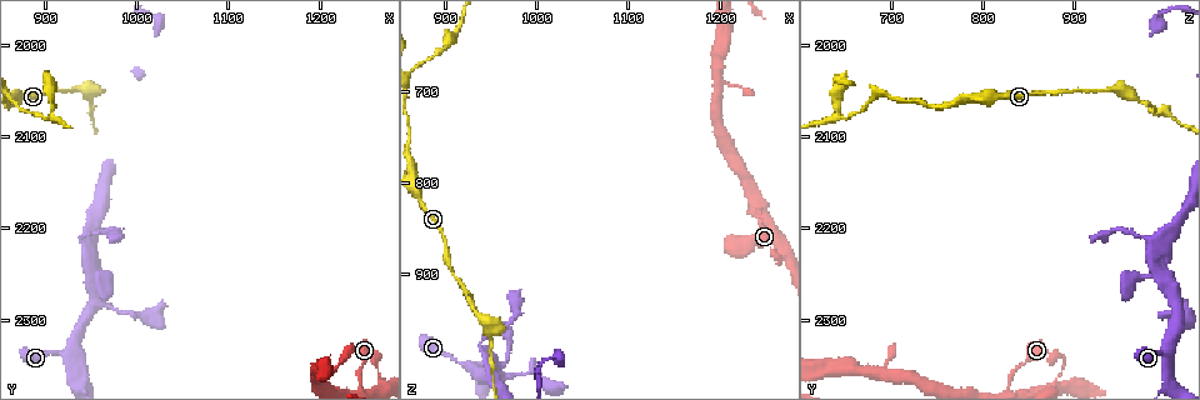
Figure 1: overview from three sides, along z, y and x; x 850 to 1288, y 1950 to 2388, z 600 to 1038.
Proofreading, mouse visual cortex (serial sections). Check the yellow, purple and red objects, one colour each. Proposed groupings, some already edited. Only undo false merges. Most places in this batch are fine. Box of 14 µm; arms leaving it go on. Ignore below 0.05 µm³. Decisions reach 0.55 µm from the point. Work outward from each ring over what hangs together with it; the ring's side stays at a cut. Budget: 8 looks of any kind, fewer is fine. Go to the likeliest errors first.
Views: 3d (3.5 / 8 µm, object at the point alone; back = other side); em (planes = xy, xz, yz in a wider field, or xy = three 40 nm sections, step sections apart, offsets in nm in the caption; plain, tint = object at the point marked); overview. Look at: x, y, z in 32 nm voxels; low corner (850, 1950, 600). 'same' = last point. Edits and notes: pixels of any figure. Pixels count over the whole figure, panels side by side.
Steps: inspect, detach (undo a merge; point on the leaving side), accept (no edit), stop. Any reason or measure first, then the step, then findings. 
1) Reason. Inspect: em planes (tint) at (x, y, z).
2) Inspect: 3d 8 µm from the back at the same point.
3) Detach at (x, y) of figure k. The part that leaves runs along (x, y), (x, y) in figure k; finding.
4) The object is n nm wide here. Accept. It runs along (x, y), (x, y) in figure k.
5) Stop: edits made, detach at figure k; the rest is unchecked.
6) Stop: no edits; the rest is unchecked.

Abrupt turn. Inspect: 3d 8 µm at (940, 2210, 970).

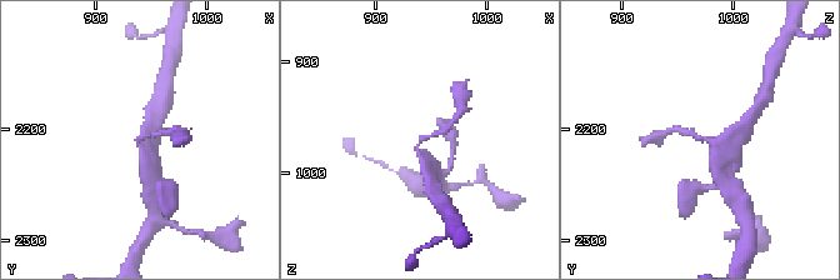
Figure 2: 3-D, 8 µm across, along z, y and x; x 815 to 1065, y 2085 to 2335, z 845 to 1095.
Closer look. Inspect: 3d 3.5 µm at (940, 2208, 970).

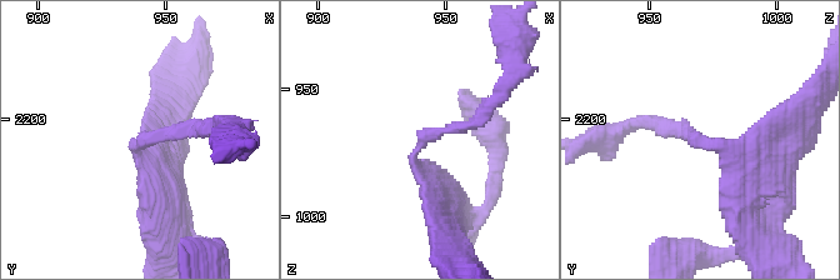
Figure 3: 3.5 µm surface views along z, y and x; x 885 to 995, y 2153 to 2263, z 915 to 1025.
Shape alone is not enough. Inspect: em xy step 5 (tint) at (941, 2208, 971).

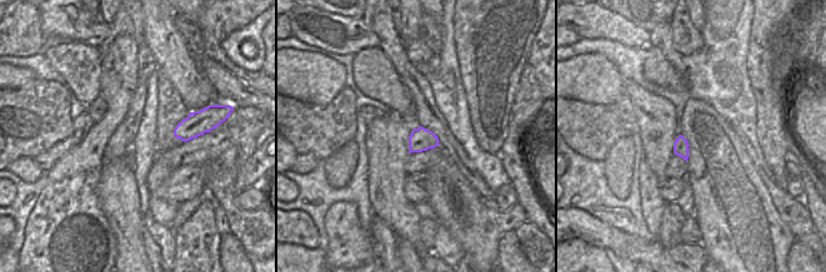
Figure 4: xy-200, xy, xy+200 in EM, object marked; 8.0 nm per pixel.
The arms are 150, 350 nm wide. Accept. It runs along (749, 191), (720, 145), (663, 126) in figure 3; all the same cell.

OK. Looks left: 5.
Two arms in line, one across. Inspect: 3d 8 µm at (905, 2075, 640).

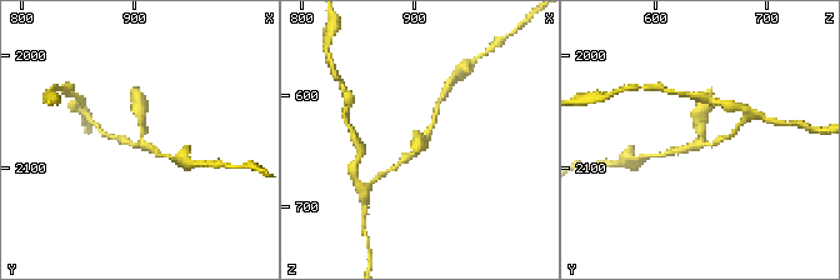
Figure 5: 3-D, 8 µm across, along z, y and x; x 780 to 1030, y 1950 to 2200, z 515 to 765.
Inspect: 3d 3.5 µm at (910, 2076, 642).

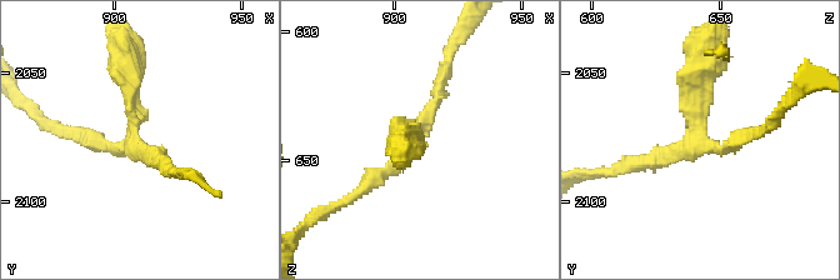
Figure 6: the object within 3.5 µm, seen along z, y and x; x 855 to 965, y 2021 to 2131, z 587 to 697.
Need the tissue. Inspect: em xy step 1 (tint) at (908, 2078, 641).

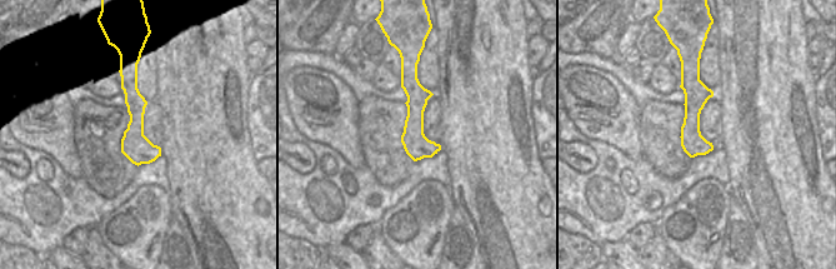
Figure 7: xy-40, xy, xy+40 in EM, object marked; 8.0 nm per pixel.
3 arms meet here. Accept. It runs along (129, 73), (135, 145), (146, 160) in figure 7; one cell here.

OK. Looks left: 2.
Stop: no edits; the rest is unchecked.

